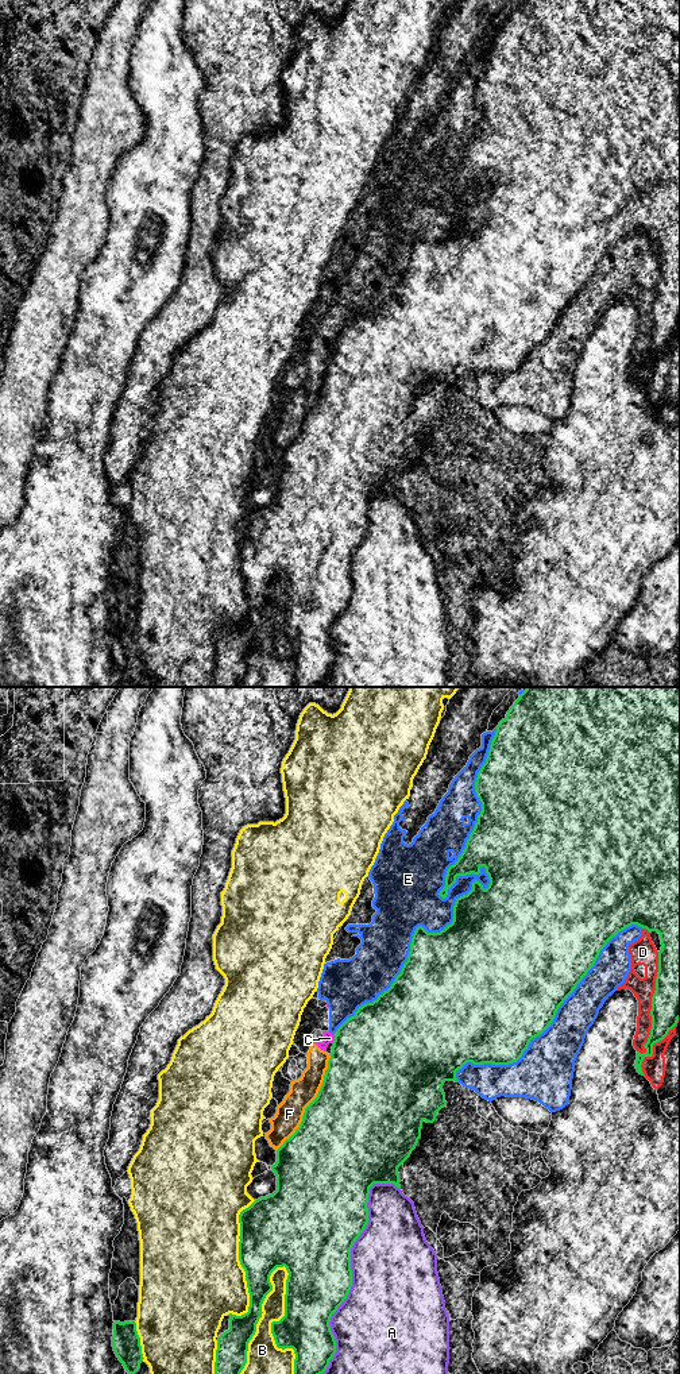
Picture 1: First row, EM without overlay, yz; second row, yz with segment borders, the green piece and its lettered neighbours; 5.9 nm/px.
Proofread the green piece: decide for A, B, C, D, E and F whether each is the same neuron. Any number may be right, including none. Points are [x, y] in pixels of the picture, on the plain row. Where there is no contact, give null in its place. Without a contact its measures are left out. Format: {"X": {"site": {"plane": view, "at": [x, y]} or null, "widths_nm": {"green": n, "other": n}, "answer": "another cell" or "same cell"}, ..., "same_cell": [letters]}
{"A": {"site": {"plane": "yz", "at": [351, 582]}, "widths_nm": {"green": 420, "other": 500}, "answer": "another cell"}, "B": {"site": {"plane": "yz", "at": [259, 626]}, "widths_nm": {"green": 240, "other": 200}, "answer": "another cell"}, "C": {"site": {"plane": "yz", "at": [335, 348]}, "widths_nm": {"green": 500, "other": 60}, "answer": "another cell"}, "D": {"site": {"plane": "yz", "at": [652, 312]}, "widths_nm": {"green": 280, "other": 130}, "answer": "another cell"}, "E": {"site": {"plane": "yz", "at": [485, 176]}, "widths_nm": {"green": 500, "other": 160}, "answer": "another cell"}, "F": {"site": {"plane": "yz", "at": [310, 412]}, "widths_nm": {"green": 500, "other": 160}, "answer": "another cell"}, "same_cell": []}

